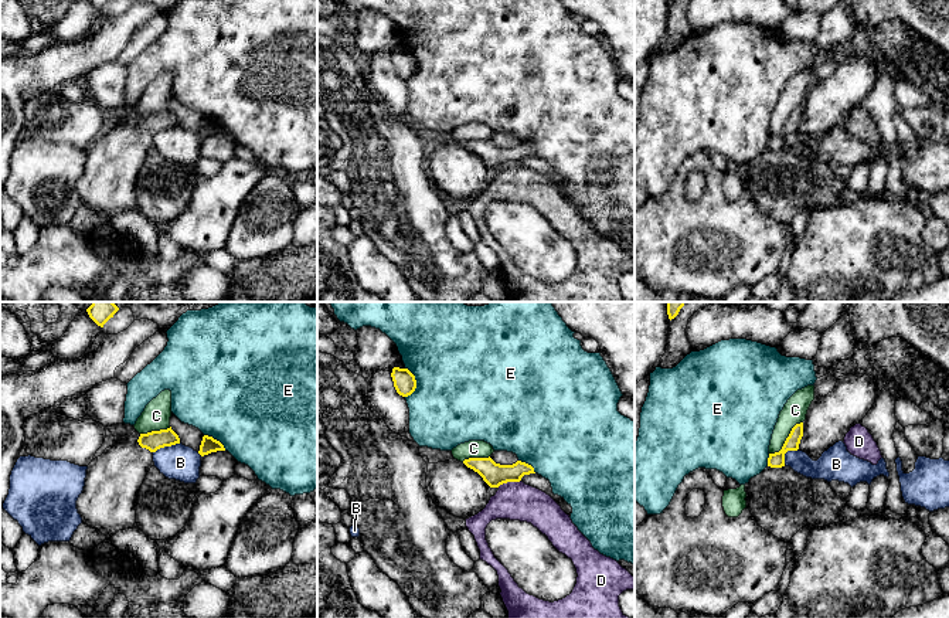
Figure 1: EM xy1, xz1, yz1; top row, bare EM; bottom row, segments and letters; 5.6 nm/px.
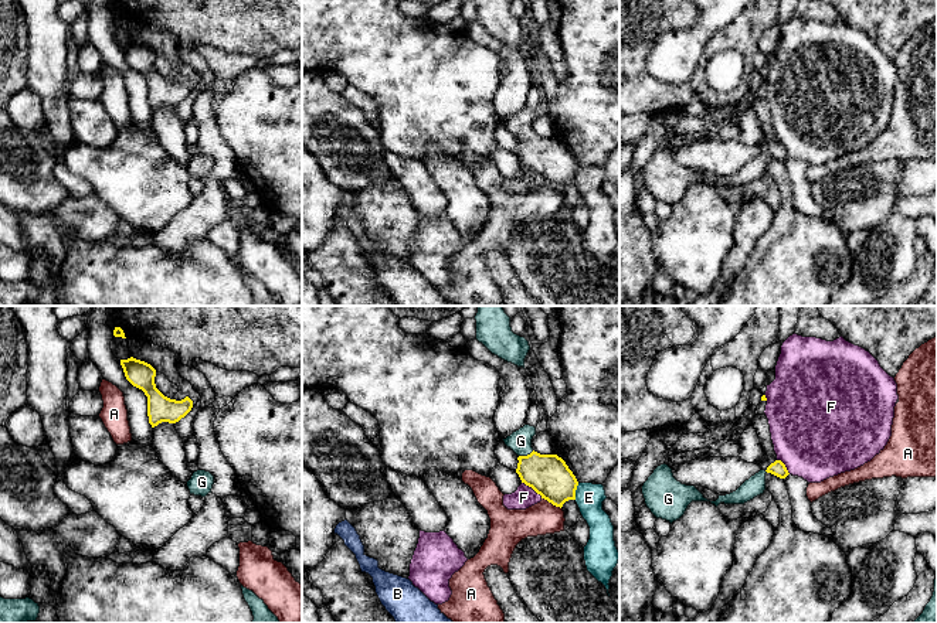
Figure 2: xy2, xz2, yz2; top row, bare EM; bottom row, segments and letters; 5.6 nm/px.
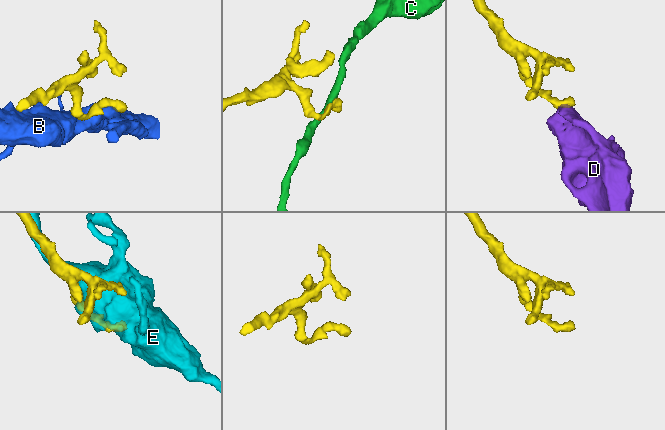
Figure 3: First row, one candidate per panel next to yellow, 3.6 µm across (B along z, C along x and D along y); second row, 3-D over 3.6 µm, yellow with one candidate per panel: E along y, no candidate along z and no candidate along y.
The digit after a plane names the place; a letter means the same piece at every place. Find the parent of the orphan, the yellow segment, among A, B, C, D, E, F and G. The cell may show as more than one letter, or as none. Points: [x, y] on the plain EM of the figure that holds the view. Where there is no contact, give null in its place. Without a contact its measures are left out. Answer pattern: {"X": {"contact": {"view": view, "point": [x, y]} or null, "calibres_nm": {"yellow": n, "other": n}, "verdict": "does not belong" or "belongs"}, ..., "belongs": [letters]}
{"A": {"contact": {"view": "xz2", "point": [552, 186]}, "calibres_nm": {"yellow": 240, "other": 180}, "verdict": "does not belong"}, "B": {"contact": {"view": "xy1", "point": [166, 128]}, "calibres_nm": {"yellow": 110, "other": 200}, "verdict": "does not belong"}, "C": {"contact": {"view": "yz1", "point": [786, 122]}, "calibres_nm": {"yellow": 90, "other": 140}, "verdict": "does not belong"}, "D": {"contact": {"view": "xz1", "point": [509, 163]}, "calibres_nm": {"yellow": 130, "other": 220}, "verdict": "does not belong"}, "E": {"contact": {"view": "xz1", "point": [415, 65]}, "calibres_nm": {"yellow": 130, "other": 500}, "verdict": "does not belong"}, "F": {"contact": {"view": "xz2", "point": [532, 170]}, "calibres_nm": {"yellow": 240, "other": 120}, "verdict": "does not belong"}, "G": {"contact": {"view": "xz2", "point": [528, 138]}, "calibres_nm": {"yellow": 240, "other": 130}, "verdict": "belongs"}, "belongs": ["G"]}

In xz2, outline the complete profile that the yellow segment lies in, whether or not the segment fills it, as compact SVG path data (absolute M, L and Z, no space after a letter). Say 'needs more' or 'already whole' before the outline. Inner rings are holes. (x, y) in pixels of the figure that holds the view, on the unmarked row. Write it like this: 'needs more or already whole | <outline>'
needs more | M524 108L503 125L519 139L516 156L522 166L561 191L566 184L576 183L578 164L561 140L533 133L532 122L534 118L536 110Z

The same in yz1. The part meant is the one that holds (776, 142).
already whole | M803 105L796 106L792 111L789 119L786 120L786 123L779 135L769 136L768 149L771 149L771 150L785 149L785 136L788 133L797 133L802 119L803 119Z

